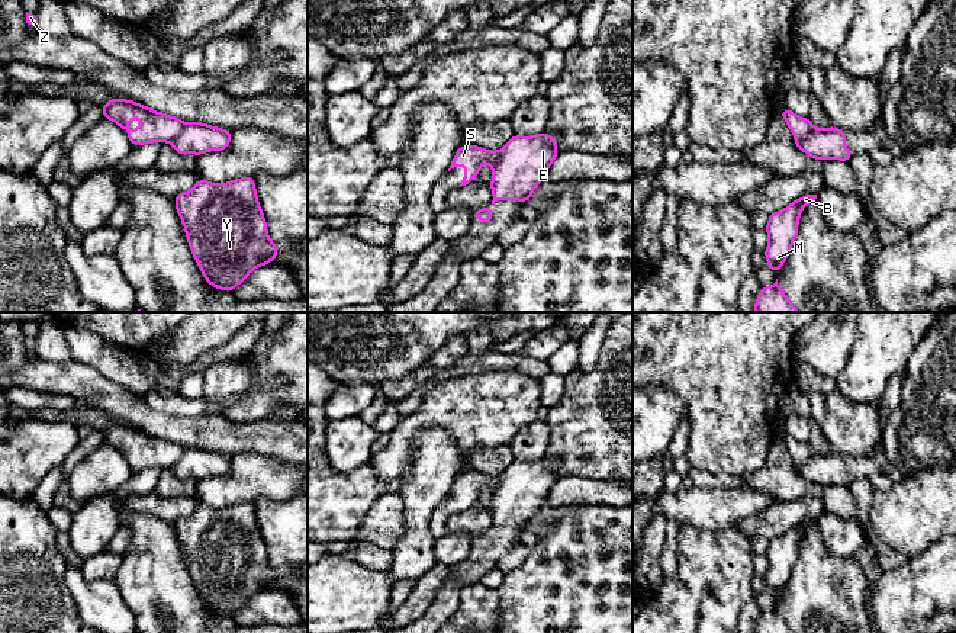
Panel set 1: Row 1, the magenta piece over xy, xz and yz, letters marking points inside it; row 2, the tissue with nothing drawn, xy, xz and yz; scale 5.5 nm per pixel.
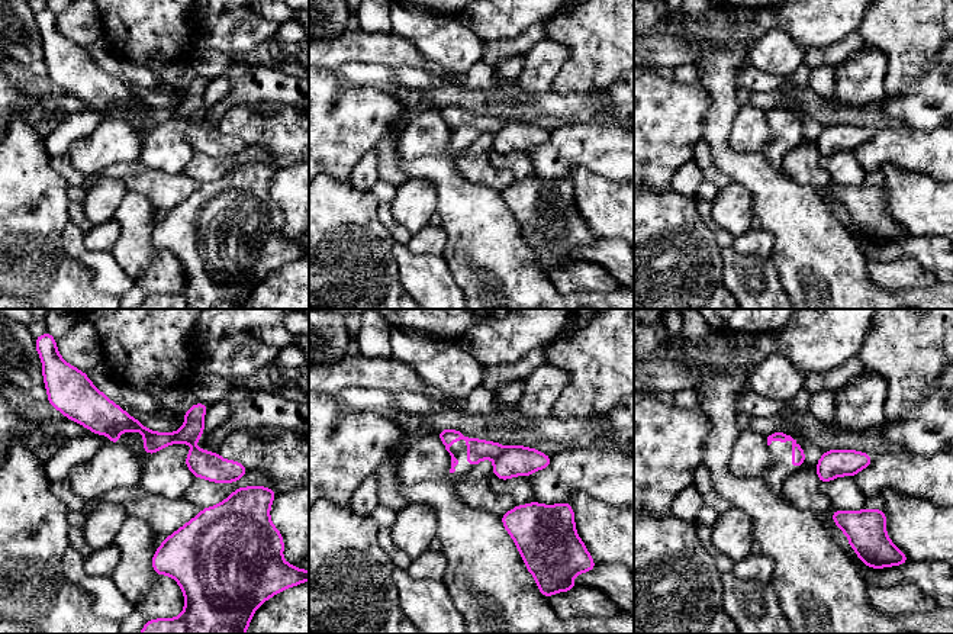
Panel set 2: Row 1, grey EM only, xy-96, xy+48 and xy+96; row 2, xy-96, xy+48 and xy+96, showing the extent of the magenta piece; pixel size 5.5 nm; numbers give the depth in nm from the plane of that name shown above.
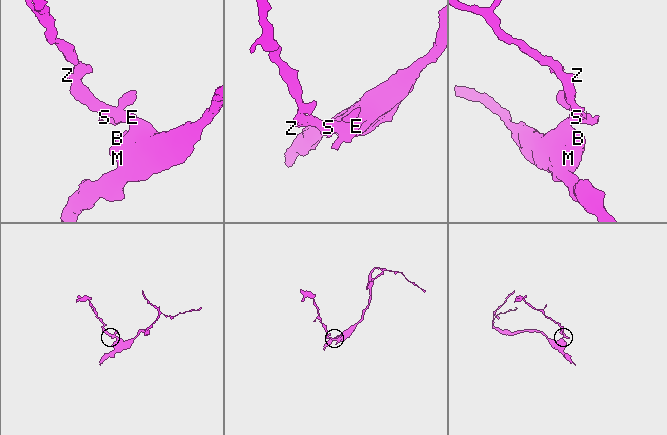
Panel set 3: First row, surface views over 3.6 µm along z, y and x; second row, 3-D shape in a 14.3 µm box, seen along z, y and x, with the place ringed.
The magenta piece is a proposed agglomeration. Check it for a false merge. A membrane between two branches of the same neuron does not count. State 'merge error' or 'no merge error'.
merge error

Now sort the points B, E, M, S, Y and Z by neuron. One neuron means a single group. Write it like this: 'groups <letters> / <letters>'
groups B E M Y / S Z

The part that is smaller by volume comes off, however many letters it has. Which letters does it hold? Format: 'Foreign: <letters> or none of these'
Foreign: S, Z

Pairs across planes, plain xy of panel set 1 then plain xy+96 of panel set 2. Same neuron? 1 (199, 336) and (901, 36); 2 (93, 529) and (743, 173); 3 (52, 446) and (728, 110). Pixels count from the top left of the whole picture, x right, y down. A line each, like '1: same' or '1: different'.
1: different
2: different
3: different

